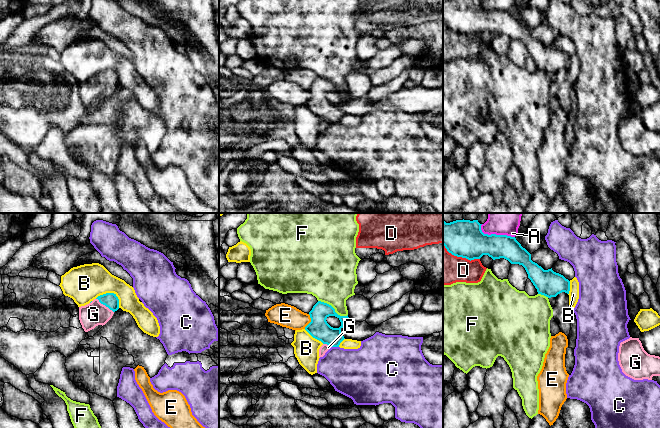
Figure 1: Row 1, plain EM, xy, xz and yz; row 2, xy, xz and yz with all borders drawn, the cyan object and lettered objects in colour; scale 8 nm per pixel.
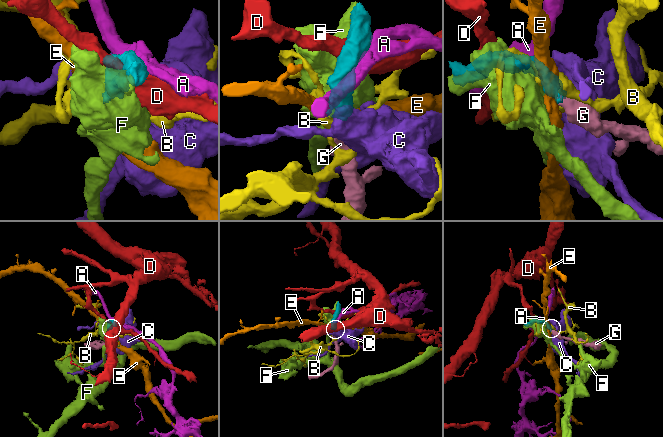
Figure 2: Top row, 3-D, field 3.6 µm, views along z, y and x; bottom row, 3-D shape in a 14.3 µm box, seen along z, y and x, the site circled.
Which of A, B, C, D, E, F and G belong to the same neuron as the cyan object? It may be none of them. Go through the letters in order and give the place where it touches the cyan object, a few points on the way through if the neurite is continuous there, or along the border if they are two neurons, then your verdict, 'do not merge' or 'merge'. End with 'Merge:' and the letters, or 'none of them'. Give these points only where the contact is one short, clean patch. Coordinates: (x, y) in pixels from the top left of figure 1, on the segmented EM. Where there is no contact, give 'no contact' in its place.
A: yz (495, 234) | do not merge
B: xy (111, 293) | do not merge
C: xz (335, 346) | do not merge
D: yz (460, 256) | do not merge
E: xz (311, 321) | along xz (309, 314), (310, 321), (304, 328) | do not merge
F: xz (333, 308) | do not merge
G: xy (105, 305) | across xy (110, 300), (105, 305), (93, 314) | merge
Merge: G

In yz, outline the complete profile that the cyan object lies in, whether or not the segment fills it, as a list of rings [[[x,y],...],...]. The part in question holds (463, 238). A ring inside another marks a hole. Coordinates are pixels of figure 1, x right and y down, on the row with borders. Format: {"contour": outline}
{"contour": [[[478,220],[443,221],[443,245],[454,256],[468,260],[488,255],[493,260],[504,258],[511,264],[522,265],[538,294],[548,298],[565,292],[569,294],[570,281],[551,269],[544,270],[531,260],[531,254],[515,237],[484,234]]]}

